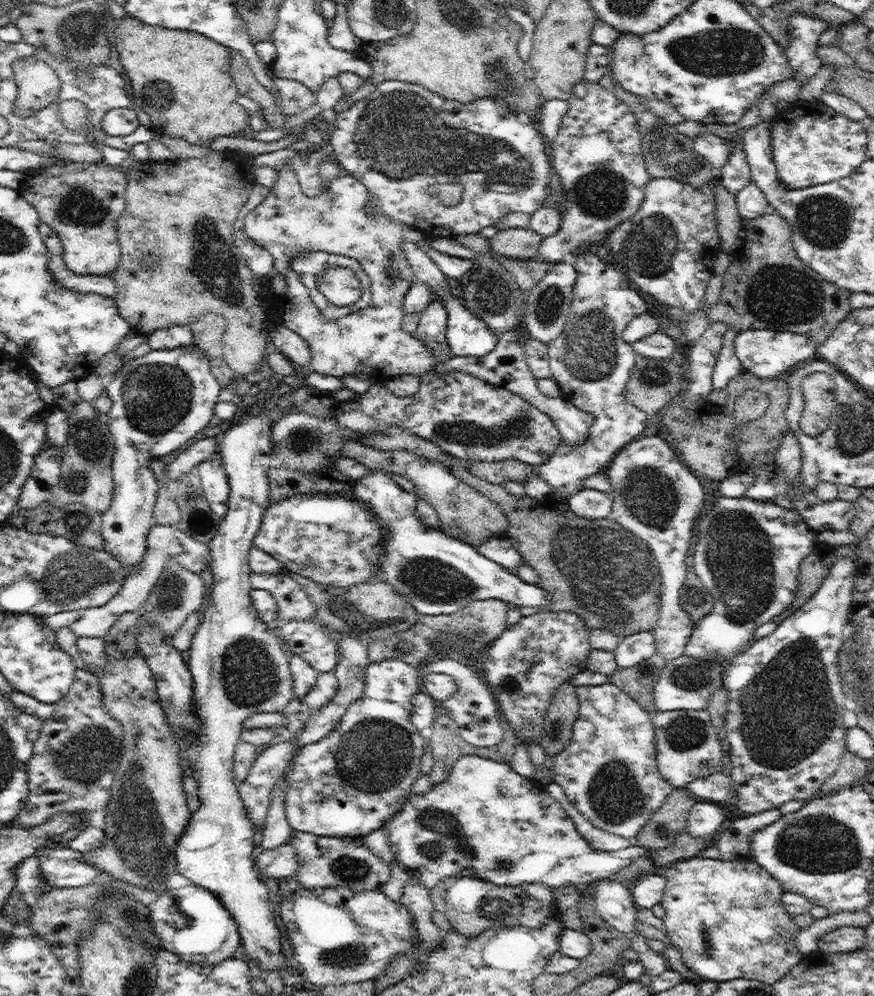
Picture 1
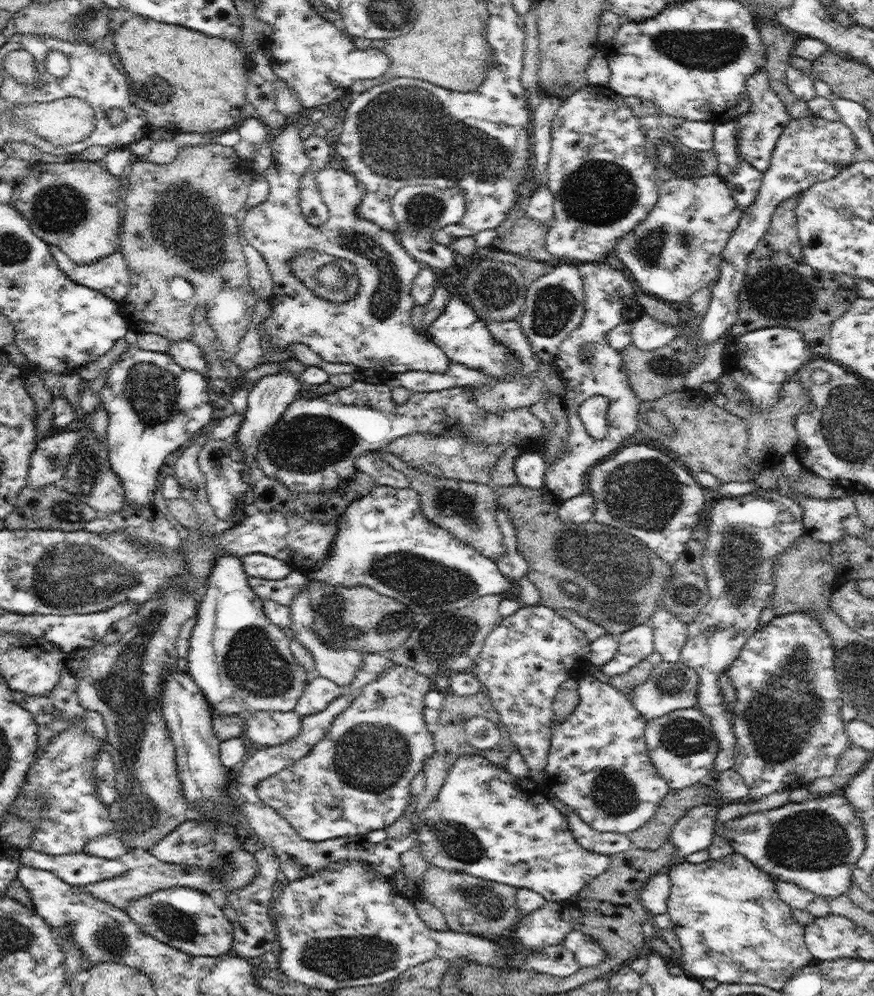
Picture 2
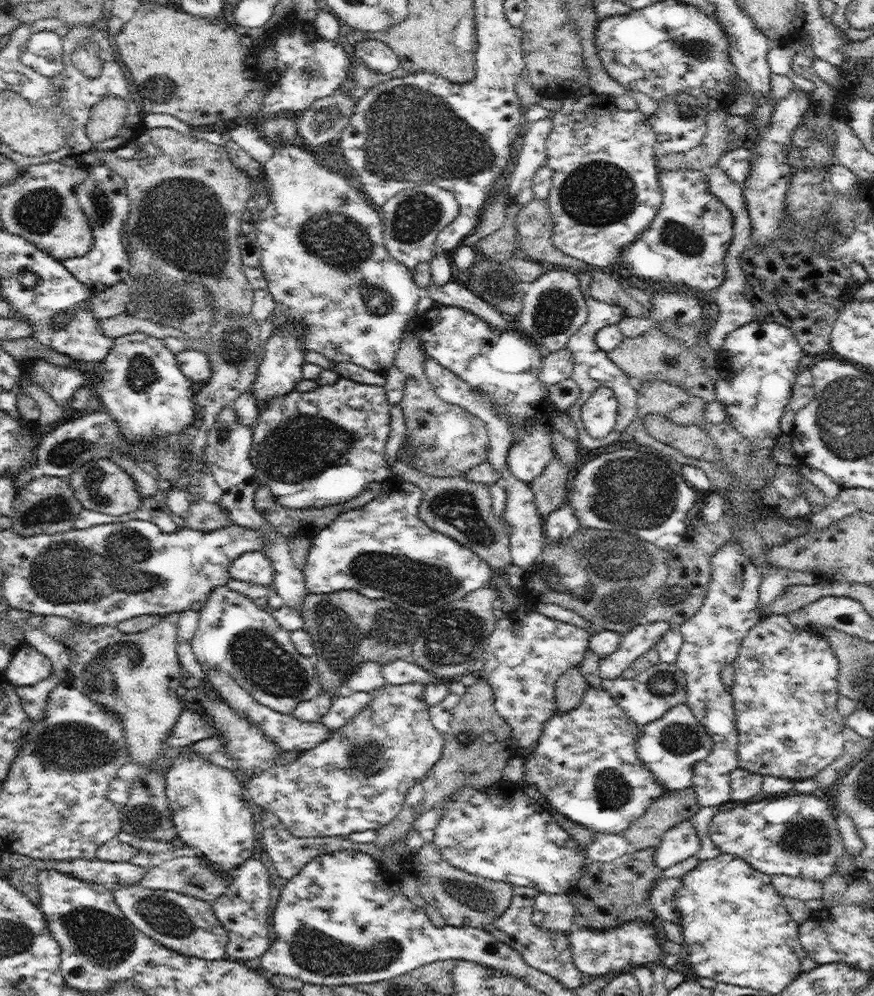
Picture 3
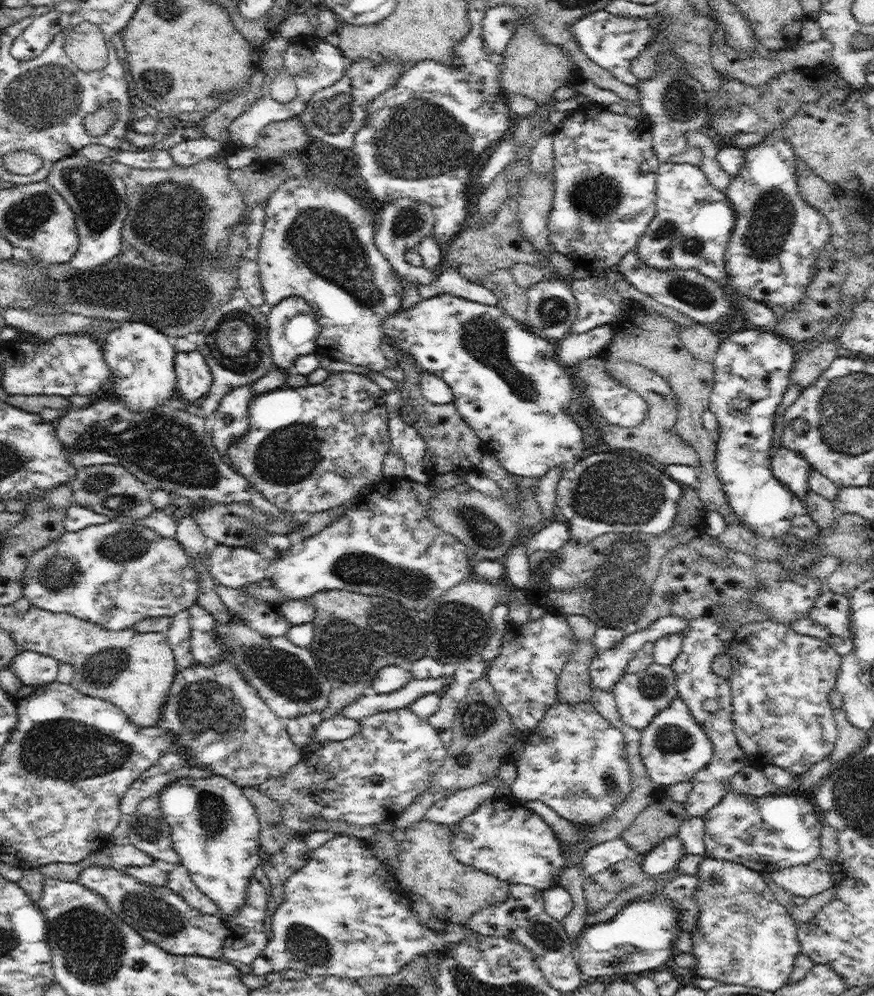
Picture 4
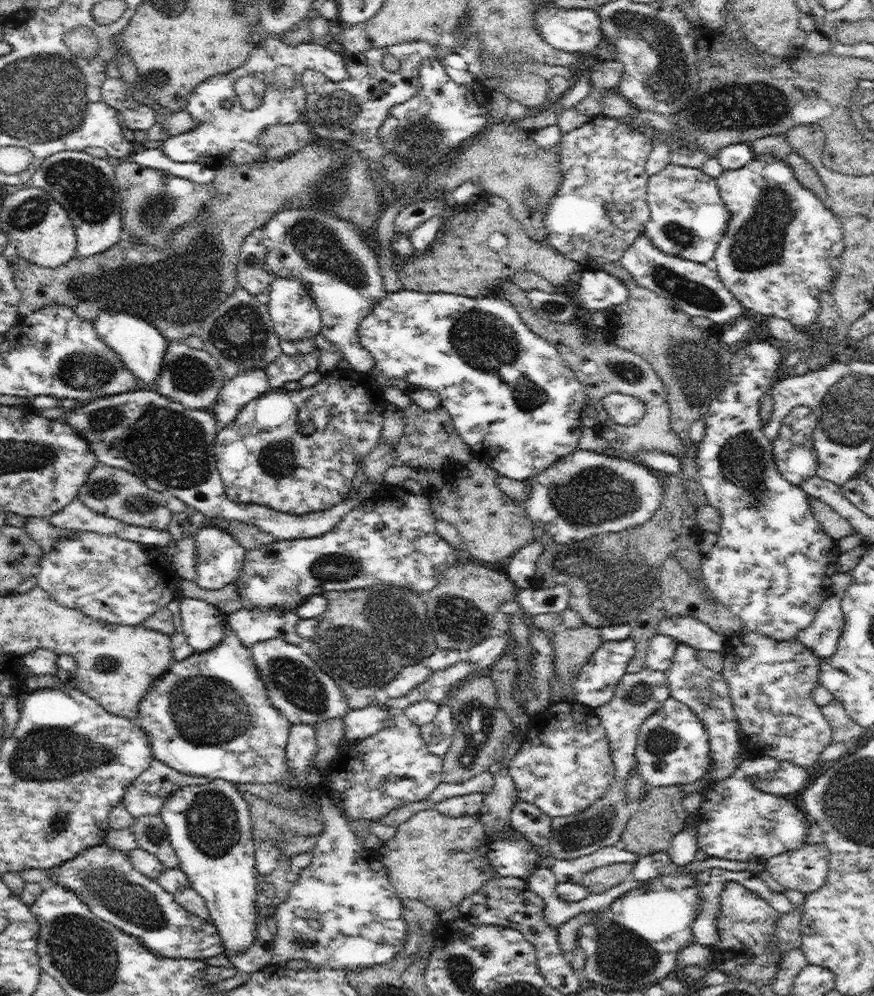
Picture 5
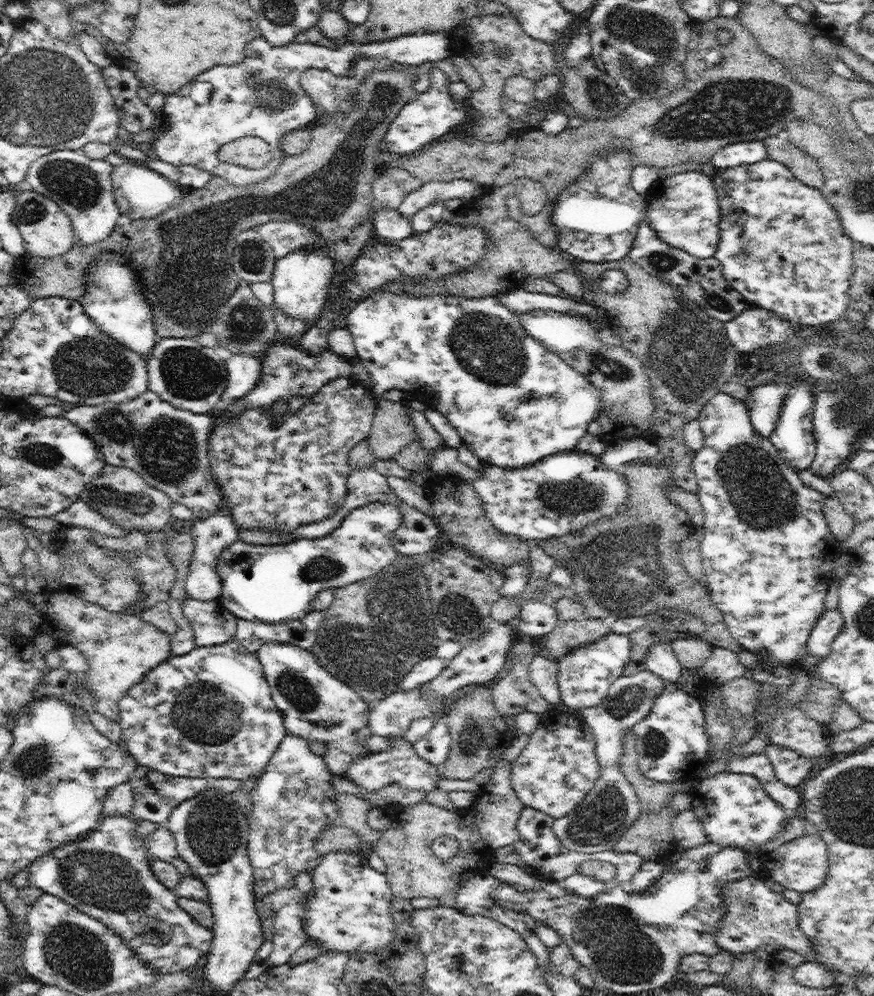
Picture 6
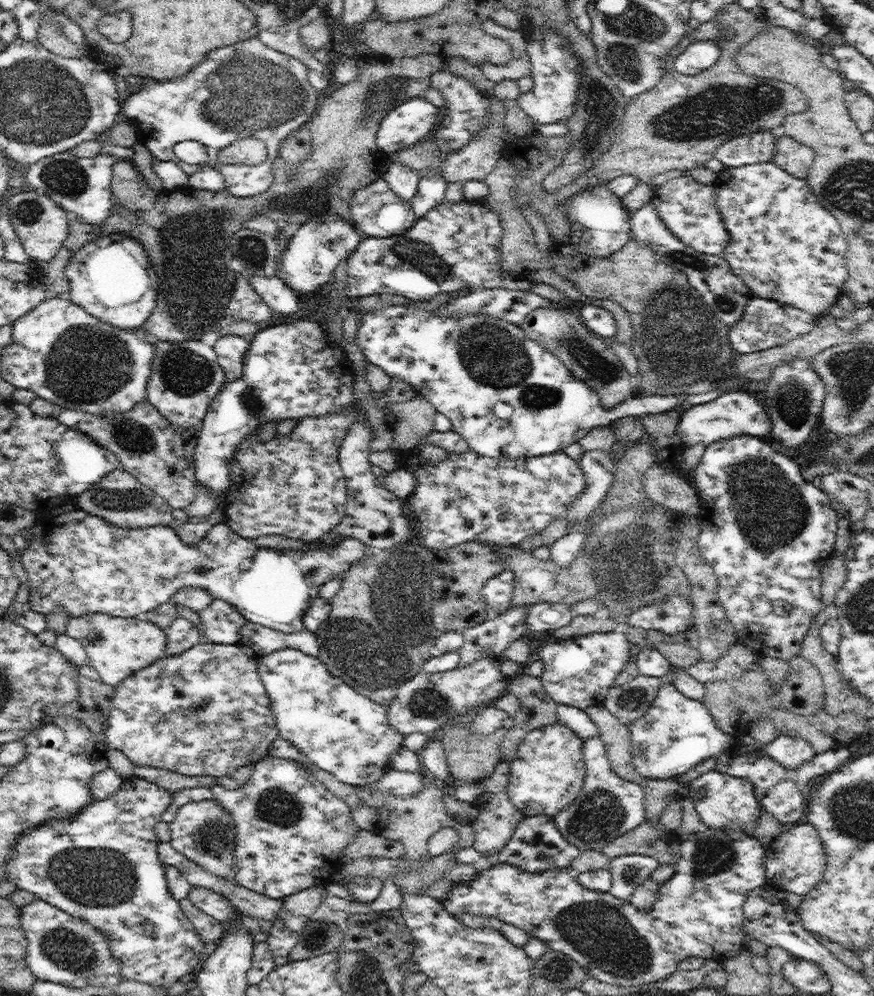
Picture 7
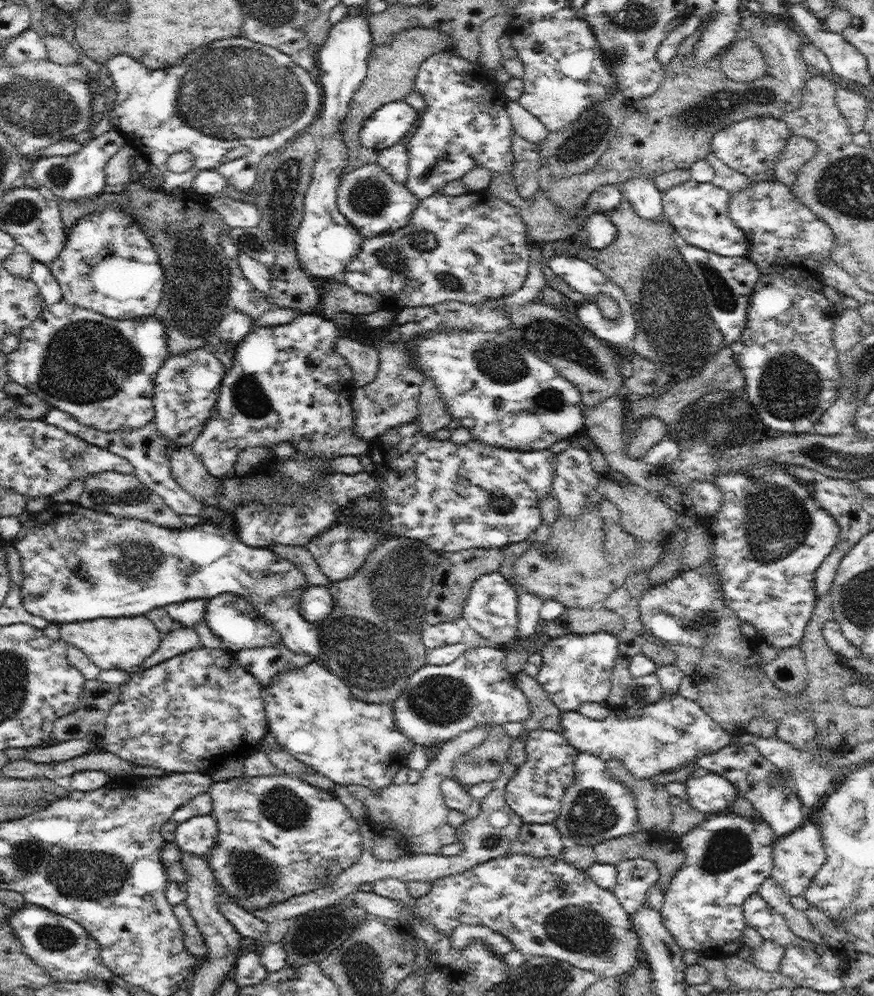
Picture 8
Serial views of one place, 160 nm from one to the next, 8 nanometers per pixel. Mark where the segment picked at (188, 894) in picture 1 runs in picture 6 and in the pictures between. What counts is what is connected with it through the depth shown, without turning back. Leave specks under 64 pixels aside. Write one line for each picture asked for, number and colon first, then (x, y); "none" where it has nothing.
2: (186, 918)
3: (188, 925)
4: (161, 916)
5: (104, 878)
6: (106, 873)

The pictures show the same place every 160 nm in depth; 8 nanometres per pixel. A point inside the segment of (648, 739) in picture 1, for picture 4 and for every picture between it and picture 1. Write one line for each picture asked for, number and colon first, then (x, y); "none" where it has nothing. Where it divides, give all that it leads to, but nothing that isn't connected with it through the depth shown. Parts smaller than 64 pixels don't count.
2: (598, 764)
3: (586, 764)
4: (575, 762)

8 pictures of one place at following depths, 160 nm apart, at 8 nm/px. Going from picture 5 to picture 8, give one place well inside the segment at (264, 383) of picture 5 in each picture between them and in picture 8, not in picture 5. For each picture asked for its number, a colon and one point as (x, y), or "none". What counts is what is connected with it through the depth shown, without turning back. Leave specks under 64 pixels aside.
6: (243, 372)
7: (230, 349)
8: (223, 341)

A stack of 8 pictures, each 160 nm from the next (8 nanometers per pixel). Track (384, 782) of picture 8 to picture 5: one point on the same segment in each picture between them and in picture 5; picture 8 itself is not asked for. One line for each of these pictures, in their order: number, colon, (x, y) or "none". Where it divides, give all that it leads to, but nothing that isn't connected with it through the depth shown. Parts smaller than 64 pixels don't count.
5: (305, 695)
6: (314, 705)
7: (344, 733)

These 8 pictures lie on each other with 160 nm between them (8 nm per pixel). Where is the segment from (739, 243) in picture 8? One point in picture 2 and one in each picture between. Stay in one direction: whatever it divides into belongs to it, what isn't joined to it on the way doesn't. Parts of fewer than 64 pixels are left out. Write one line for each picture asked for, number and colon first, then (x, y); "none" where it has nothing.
2: (676, 250)
3: (686, 244)
4: (693, 224)
5: (688, 219)
6: (683, 209)
7: (689, 209)

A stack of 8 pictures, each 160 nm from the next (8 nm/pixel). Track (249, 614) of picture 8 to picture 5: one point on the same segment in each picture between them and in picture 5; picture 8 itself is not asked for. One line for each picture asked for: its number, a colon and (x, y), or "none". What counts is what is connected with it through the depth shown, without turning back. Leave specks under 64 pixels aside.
5: (203, 624)
6: (212, 624)
7: (220, 622)

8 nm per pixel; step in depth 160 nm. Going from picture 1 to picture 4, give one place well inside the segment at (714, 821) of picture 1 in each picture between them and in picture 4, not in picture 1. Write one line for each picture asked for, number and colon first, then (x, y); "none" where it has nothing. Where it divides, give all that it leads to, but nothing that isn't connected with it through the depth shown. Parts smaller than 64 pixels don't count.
2: (694, 832)
3: (682, 841)
4: (663, 858)

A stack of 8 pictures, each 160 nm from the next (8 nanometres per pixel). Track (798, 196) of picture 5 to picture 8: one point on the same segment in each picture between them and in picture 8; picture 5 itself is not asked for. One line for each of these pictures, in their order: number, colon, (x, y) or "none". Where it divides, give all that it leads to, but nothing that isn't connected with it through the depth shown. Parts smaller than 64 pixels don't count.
6: (782, 246)
7: (785, 246)
8: (786, 238)

